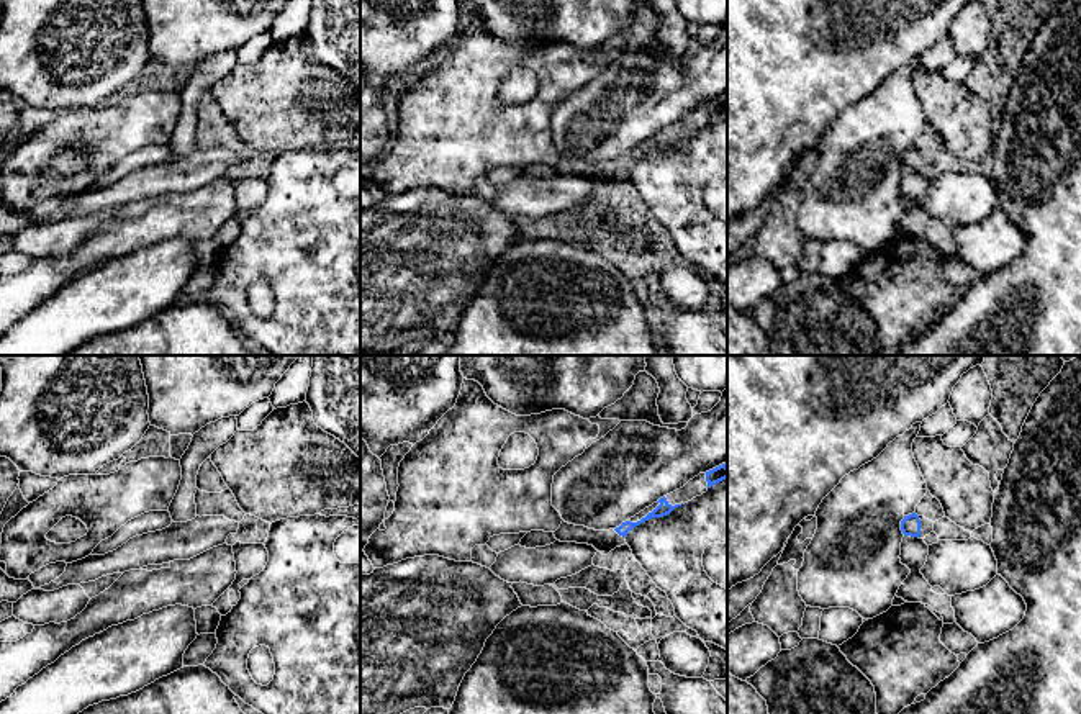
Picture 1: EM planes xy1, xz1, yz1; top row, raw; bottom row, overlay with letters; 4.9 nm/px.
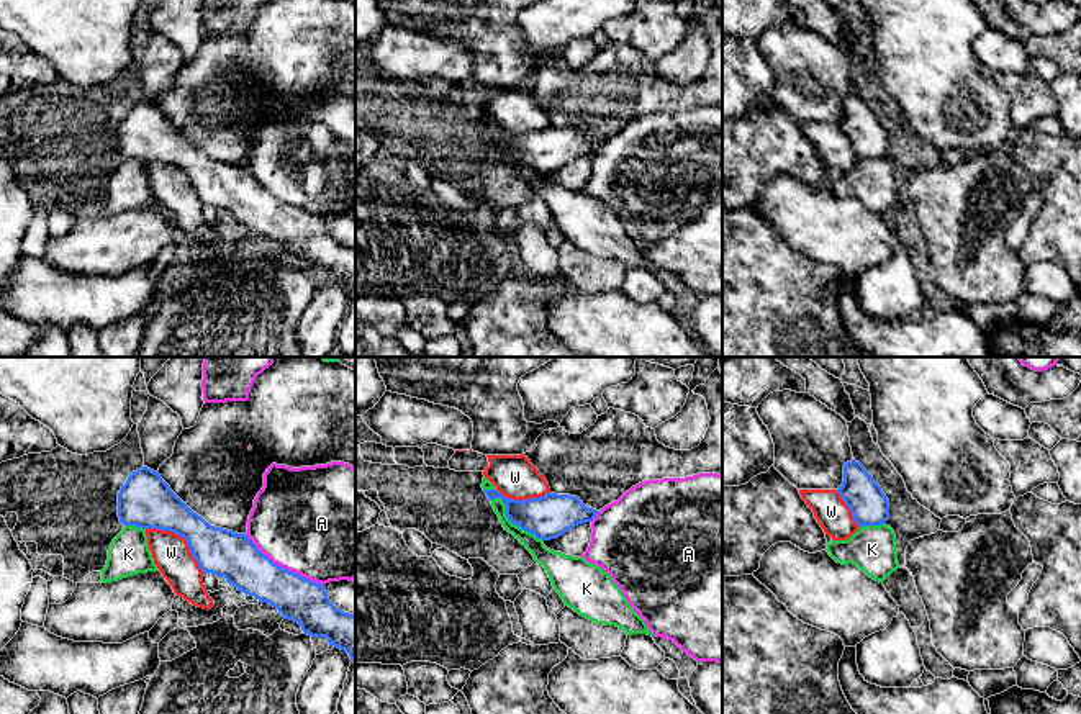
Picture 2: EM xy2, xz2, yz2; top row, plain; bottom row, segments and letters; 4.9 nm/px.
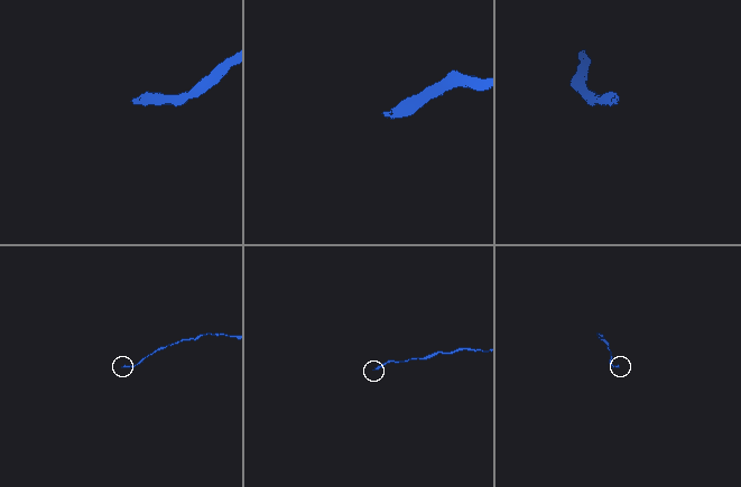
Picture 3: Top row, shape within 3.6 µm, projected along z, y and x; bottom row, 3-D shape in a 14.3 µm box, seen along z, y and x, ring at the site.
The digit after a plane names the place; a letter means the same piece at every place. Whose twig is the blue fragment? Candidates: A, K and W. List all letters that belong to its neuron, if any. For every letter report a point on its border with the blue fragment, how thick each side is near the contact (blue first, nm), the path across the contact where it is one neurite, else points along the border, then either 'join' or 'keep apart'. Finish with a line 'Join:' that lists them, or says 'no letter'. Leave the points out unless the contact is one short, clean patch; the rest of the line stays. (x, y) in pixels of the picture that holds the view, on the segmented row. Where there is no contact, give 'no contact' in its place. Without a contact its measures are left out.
A: meets blue in xy2 at (282, 567); 220 nm thick on the blue side, 500 nm on the other; keep apart
K: meets blue in xz2 at (511, 521); 220 nm thick on the blue side, 90 nm on the other; keep apart
W: meets blue in xy2 at (182, 536); 260 nm thick on the blue side, 190 nm on the other; keep apart
Join: no letter

